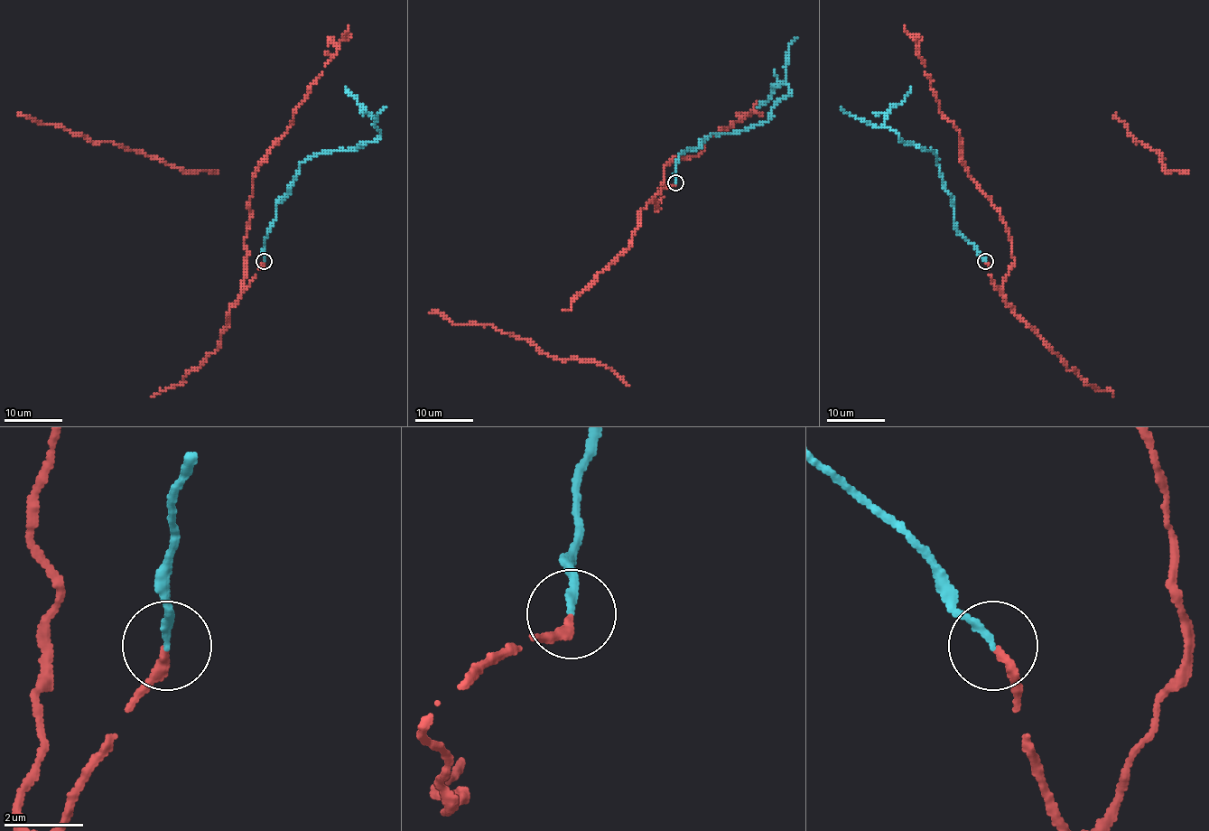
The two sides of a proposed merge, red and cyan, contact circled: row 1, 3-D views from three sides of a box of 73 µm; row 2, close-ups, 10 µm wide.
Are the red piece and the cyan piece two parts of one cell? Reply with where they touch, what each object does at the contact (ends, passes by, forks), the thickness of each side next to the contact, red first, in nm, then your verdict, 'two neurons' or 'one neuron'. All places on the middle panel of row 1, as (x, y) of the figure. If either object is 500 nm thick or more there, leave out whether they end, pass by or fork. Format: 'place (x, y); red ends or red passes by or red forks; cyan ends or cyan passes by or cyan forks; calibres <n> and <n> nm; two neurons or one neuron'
place (675, 182); red ends; cyan ends; calibres 240 and 170 nm; one neuron

